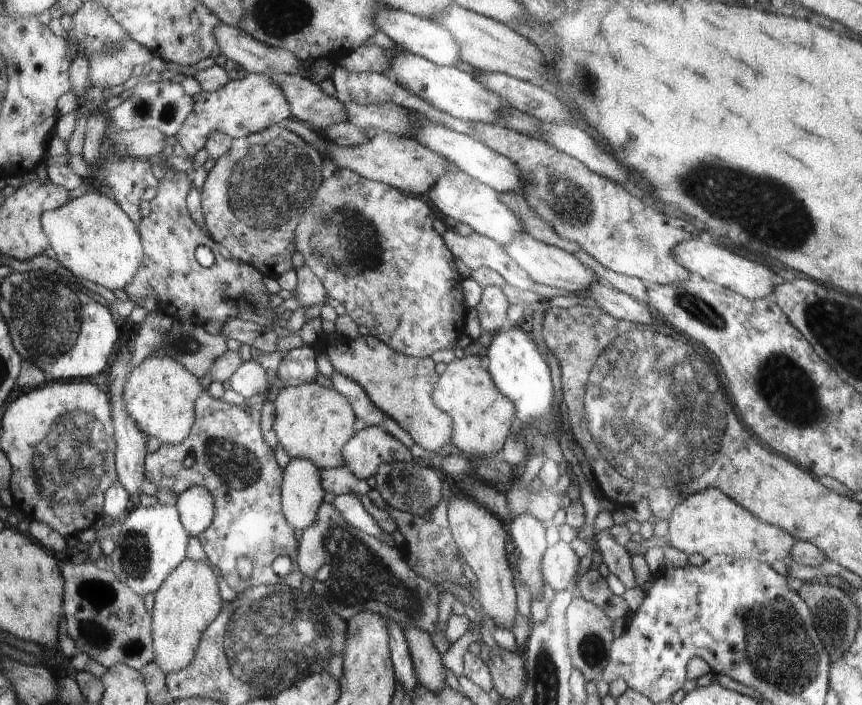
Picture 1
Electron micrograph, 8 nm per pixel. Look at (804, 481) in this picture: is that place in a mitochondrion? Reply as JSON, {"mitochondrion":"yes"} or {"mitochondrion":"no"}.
{"mitochondrion":"no"}

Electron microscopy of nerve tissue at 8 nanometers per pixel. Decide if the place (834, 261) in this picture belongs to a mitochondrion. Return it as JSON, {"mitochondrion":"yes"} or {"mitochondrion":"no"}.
{"mitochondrion":"no"}

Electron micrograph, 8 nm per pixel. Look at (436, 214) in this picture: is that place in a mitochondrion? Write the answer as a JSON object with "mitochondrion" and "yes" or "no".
{"mitochondrion":"no"}

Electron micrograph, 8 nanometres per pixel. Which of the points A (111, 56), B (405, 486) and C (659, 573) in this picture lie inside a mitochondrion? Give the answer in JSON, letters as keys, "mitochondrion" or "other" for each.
{"A":"mitochondrion","B":"mitochondrion","C":"other"}

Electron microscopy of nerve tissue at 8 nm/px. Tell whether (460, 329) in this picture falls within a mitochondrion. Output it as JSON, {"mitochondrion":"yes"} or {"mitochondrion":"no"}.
{"mitochondrion":"no"}

